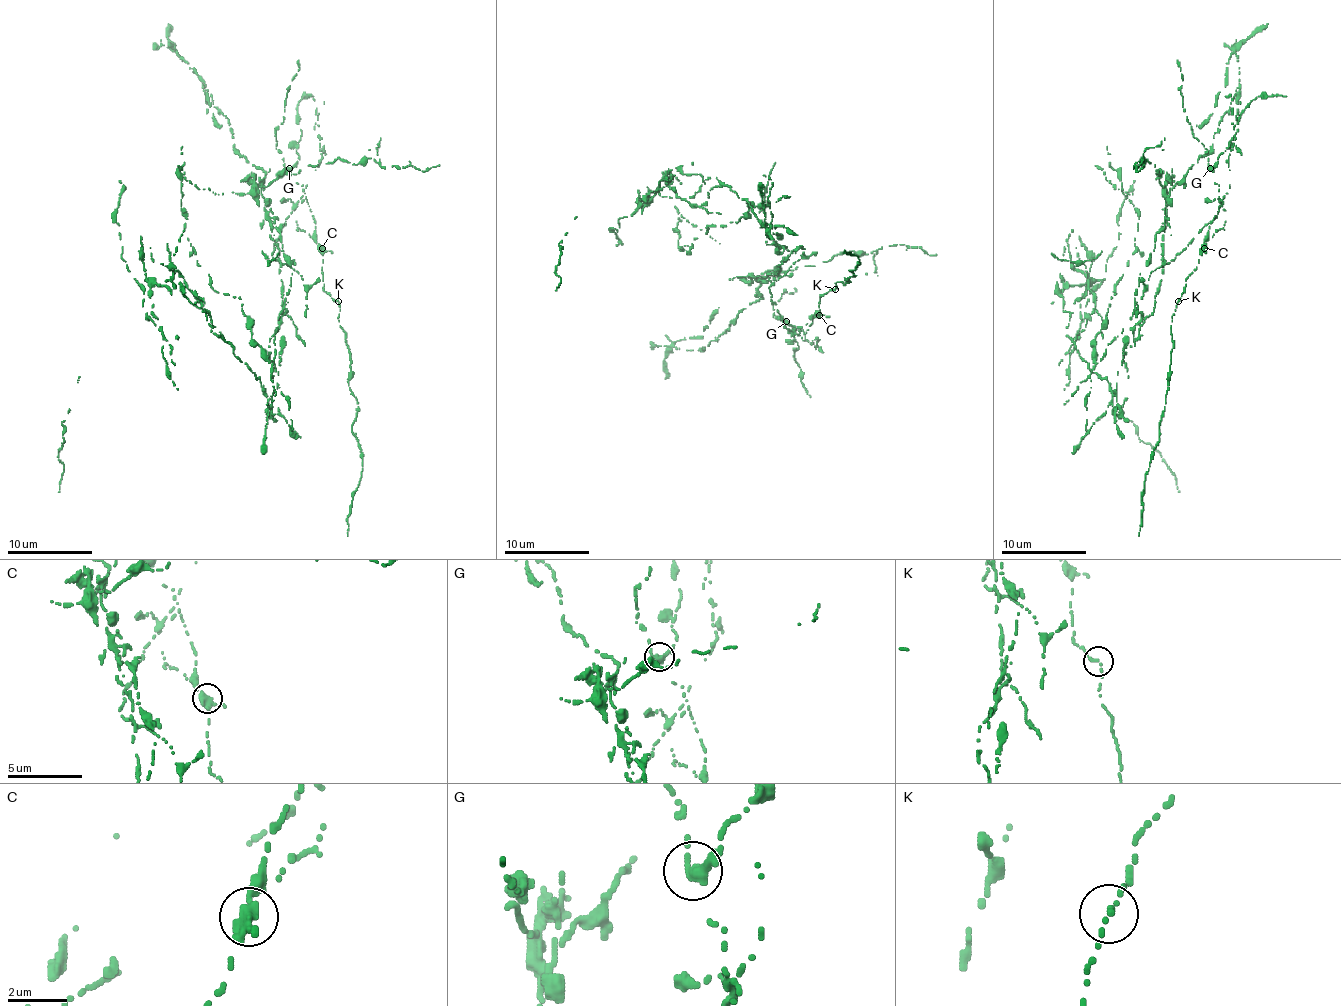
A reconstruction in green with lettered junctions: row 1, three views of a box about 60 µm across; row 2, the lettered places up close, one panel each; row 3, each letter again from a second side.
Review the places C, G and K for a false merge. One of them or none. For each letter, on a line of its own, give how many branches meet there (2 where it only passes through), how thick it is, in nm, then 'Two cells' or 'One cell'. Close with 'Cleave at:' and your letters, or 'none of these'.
C: Branches: 2. Thickness 420 nm. Two cells
G: Branches: 2. Thickness 320 nm. One cell
K: Branches: 2. Thickness 200 nm. One cell
Cleave at: C

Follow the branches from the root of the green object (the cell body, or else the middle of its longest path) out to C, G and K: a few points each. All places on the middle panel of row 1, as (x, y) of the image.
C: (767, 242), (786, 257), (769, 286), (782, 323), (790, 331), (805, 333), (812, 316), (818, 314)
G: (767, 242), (786, 257), (769, 286), (771, 299), (790, 331), (799, 333), (803, 329), (786, 321)
K: (767, 242), (786, 257), (769, 293), (790, 331), (805, 333), (812, 316), (820, 312), (820, 295), (835, 289)

